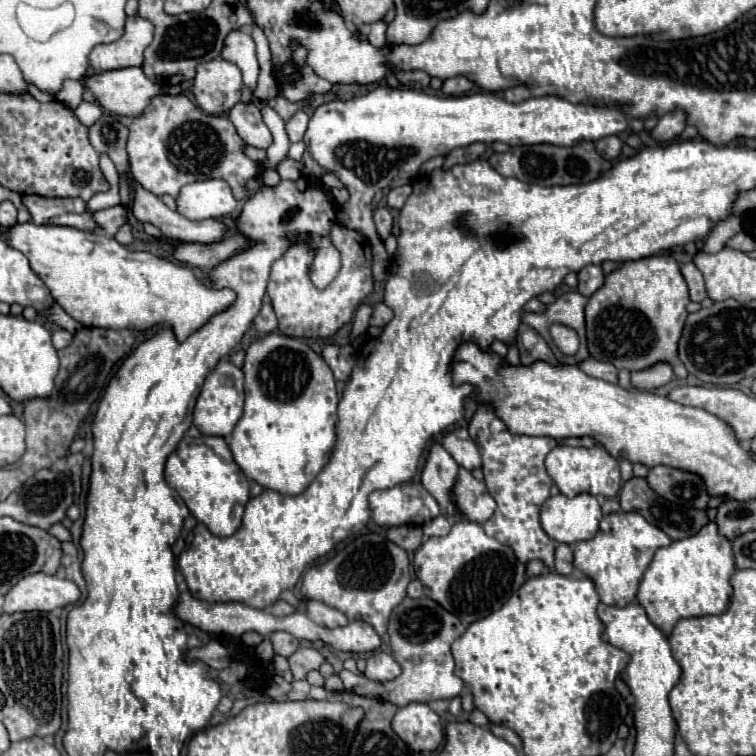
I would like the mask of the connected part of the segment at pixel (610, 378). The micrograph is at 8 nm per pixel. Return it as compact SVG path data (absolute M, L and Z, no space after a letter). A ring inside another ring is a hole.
M587 358L577 364L585 374L591 374L595 378L601 378L605 382L617 382L617 368L611 366L609 362L599 362L593 358Z

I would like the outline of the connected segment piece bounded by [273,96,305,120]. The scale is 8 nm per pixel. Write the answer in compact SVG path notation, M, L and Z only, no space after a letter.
M281 96L273 98L273 108L277 110L277 114L279 114L283 120L289 120L289 118L299 110L299 108L303 108L303 104L305 104L305 102L291 104L289 100L285 100L285 98L281 98Z

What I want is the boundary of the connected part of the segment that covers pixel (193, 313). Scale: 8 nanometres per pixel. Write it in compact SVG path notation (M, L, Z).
M25 222L11 226L3 234L3 238L9 242L9 246L27 256L31 270L37 278L45 282L53 300L83 326L99 326L113 330L147 330L155 324L167 324L173 328L179 342L183 342L213 314L223 312L235 300L233 290L213 290L209 284L197 280L189 266L173 264L147 252L131 252L129 248L121 246L115 238L109 238L101 232L85 232L67 226L39 226L33 222Z

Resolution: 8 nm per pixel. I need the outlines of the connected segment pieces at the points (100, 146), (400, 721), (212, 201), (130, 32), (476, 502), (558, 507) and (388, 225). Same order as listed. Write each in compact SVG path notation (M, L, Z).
M103 114L93 126L89 126L89 140L99 154L107 154L119 174L129 172L129 158L127 158L127 136L129 130L121 124L119 116Z
M413 702L399 708L393 718L393 730L417 752L433 752L443 742L441 718L429 708L429 704Z
M201 180L183 186L177 198L177 212L189 220L221 218L237 208L233 190L225 180Z
M139 16L127 18L125 34L117 42L101 44L93 48L93 52L89 54L91 66L95 68L95 72L141 66L143 52L151 44L151 38L153 38L151 22Z
M459 470L459 482L455 484L455 500L465 520L483 524L493 516L497 502L489 494L485 482L475 480L469 470Z
M579 494L567 498L551 496L541 506L541 526L549 538L565 544L593 538L601 520L601 506L595 496Z
M377 208L375 214L375 226L377 226L377 234L381 236L381 240L387 240L387 236L391 234L391 228L393 228L393 216L387 208Z

